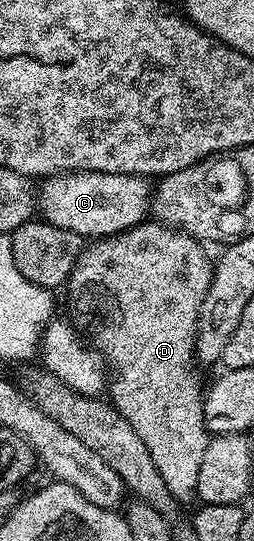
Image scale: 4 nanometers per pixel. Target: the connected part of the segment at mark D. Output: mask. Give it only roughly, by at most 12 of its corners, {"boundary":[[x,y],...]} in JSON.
{"boundary":[[141,223],[93,240],[73,311],[176,501],[210,440],[214,261]]}

